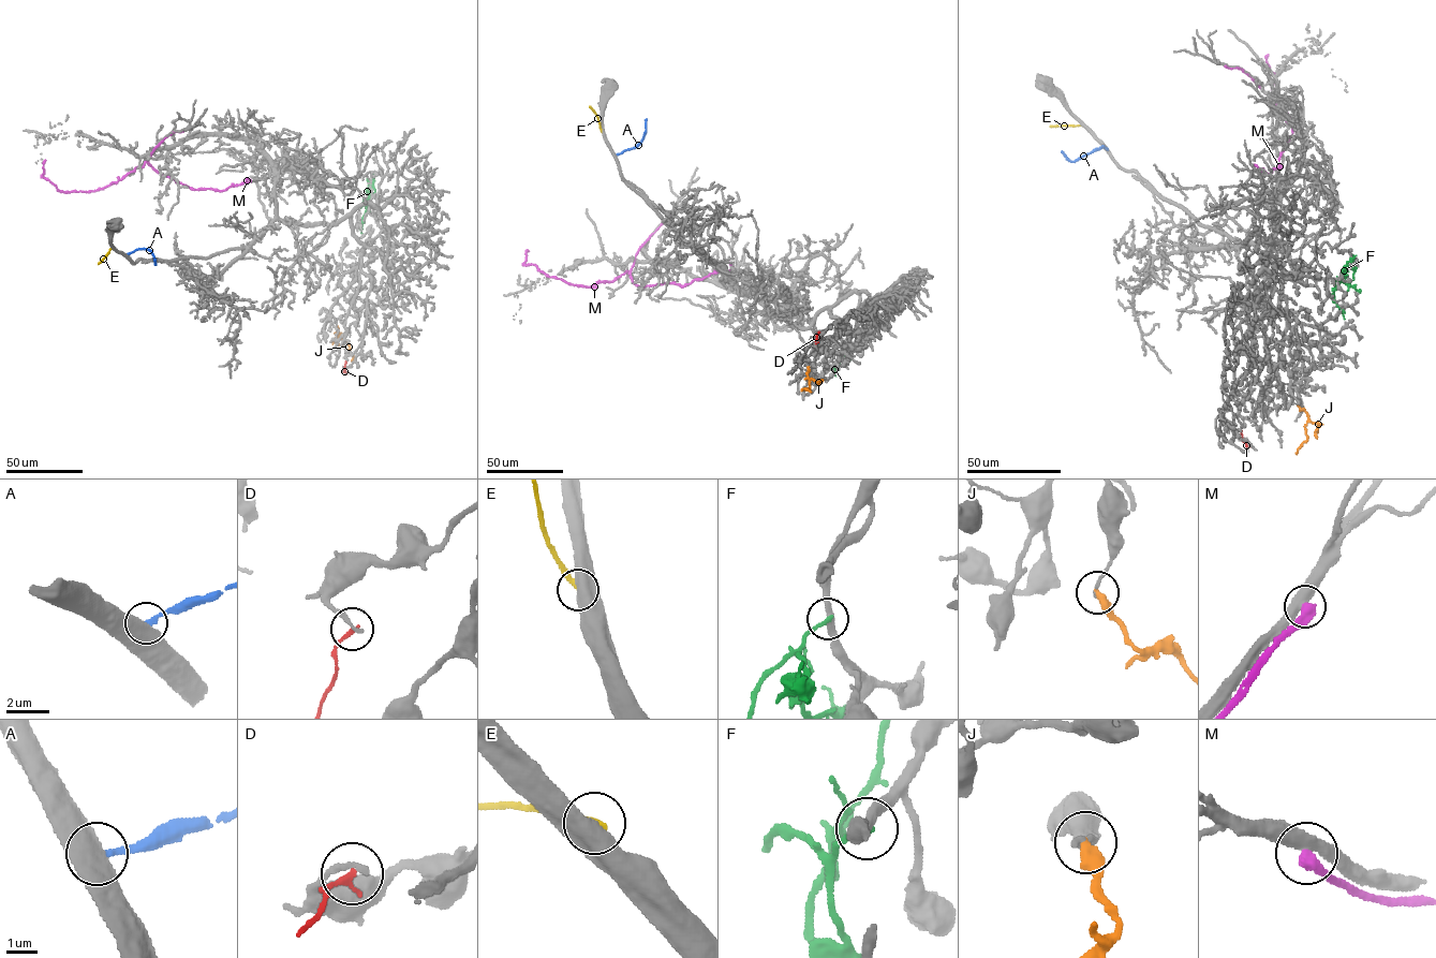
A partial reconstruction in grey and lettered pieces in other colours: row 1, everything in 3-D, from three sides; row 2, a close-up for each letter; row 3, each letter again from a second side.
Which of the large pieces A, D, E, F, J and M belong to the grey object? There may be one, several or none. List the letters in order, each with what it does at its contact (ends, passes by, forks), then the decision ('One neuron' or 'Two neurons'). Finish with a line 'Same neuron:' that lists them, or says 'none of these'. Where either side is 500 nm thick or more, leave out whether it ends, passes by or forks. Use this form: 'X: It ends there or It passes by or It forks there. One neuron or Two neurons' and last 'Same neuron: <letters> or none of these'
A: Two neurons
D: It ends there. Two neurons
E: Two neurons
F: It ends there. Two neurons
J: It ends there. Two neurons
M: It ends there. Two neurons
Same neuron: none of these

